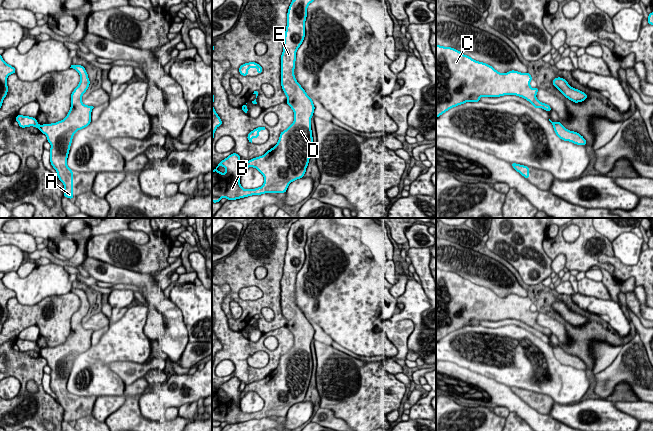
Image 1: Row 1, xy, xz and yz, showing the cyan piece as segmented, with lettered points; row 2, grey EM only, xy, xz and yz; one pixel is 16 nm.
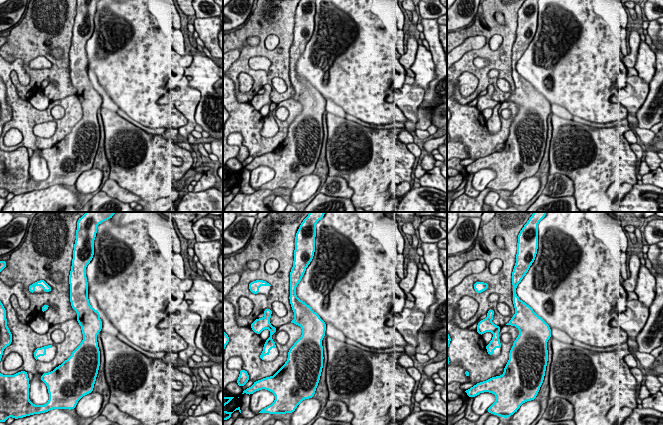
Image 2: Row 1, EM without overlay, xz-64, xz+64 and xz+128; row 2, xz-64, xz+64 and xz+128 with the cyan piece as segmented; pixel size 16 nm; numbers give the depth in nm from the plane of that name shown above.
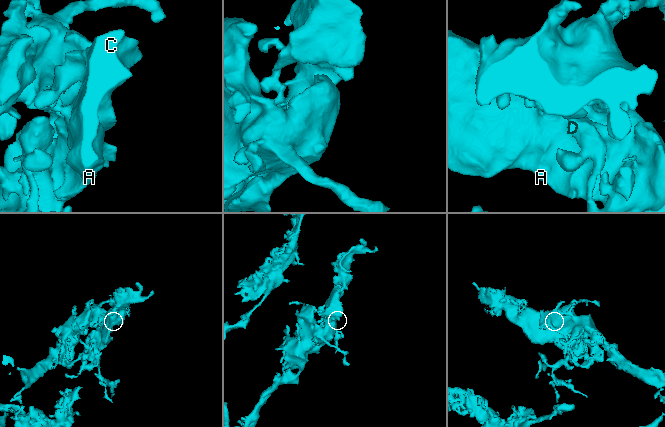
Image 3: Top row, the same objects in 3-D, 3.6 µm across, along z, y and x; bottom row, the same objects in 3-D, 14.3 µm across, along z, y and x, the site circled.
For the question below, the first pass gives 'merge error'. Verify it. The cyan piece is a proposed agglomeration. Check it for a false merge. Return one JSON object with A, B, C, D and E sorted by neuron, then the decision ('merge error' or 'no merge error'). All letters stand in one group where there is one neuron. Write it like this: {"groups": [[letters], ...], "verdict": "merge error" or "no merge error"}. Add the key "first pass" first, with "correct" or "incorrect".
{"first pass": "incorrect", "groups": [["A", "B", "C", "D", "E"]], "verdict": "no merge error"}

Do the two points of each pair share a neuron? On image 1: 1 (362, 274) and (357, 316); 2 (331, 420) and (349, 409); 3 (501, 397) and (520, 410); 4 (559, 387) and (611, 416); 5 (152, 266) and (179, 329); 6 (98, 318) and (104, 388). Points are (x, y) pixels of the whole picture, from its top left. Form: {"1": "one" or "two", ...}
{"1": "one", "2": "two", "3": "one", "4": "two", "5": "two", "6": "two"}

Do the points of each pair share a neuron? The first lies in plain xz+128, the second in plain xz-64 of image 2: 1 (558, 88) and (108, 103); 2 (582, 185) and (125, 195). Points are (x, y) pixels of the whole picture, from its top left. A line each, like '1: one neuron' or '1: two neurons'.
1: two neurons
2: two neurons

